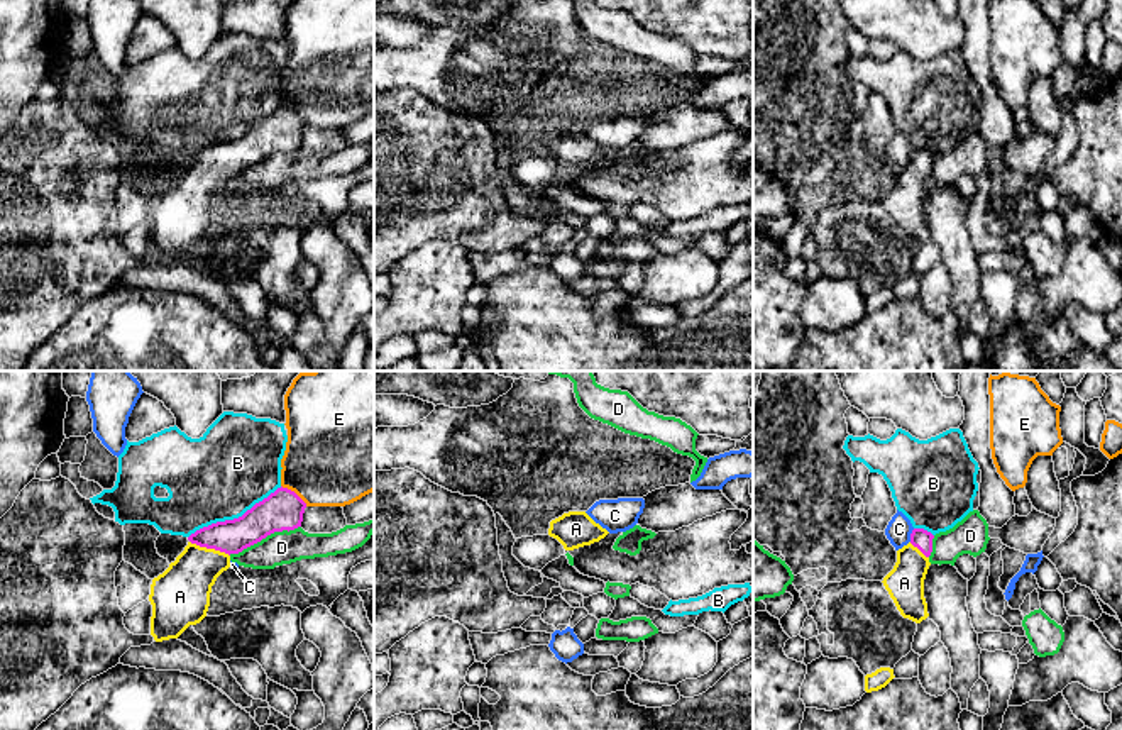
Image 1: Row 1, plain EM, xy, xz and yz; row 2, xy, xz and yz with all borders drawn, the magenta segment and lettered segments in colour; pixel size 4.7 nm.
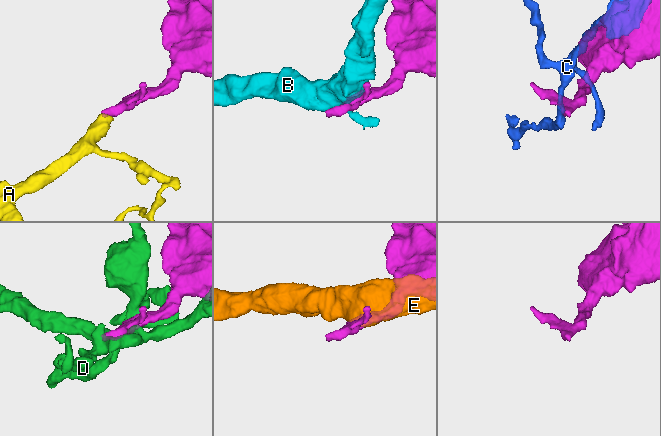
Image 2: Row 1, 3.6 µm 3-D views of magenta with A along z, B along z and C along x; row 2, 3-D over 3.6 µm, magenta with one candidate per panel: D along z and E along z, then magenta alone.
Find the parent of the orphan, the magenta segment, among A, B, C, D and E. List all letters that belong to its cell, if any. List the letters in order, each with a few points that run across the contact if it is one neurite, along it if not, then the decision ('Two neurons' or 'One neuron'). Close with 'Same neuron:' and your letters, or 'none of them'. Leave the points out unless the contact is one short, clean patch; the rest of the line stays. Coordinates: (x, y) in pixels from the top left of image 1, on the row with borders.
A: Line: xy (232, 536), (217, 541), (210, 547), (181, 591). One neuron
B: Two neurons
C: Line: yz (914, 529), (909, 541). Two neurons
D: Two neurons
E: Two neurons
Same neuron: A

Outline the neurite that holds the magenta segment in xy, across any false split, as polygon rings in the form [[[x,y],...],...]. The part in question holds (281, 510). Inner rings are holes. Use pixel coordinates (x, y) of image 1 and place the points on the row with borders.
[[[278,488],[256,503],[242,517],[203,527],[188,537],[188,545],[169,567],[152,579],[151,635],[156,642],[178,639],[190,625],[200,623],[210,606],[210,593],[217,578],[230,567],[230,556],[261,542],[267,535],[301,527],[306,503],[291,489]]]

